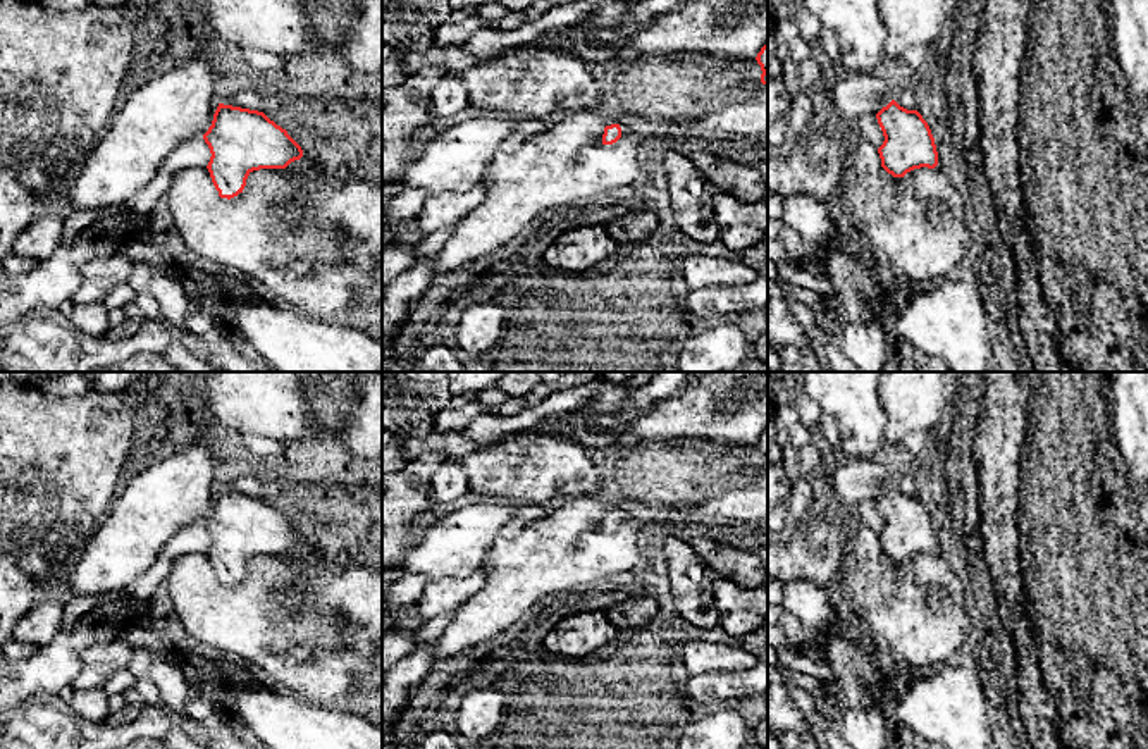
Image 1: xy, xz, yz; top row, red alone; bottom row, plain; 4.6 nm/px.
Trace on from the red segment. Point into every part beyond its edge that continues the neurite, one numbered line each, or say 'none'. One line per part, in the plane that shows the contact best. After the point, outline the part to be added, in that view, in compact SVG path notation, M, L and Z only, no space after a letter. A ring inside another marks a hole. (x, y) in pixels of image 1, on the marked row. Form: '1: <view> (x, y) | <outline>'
none

